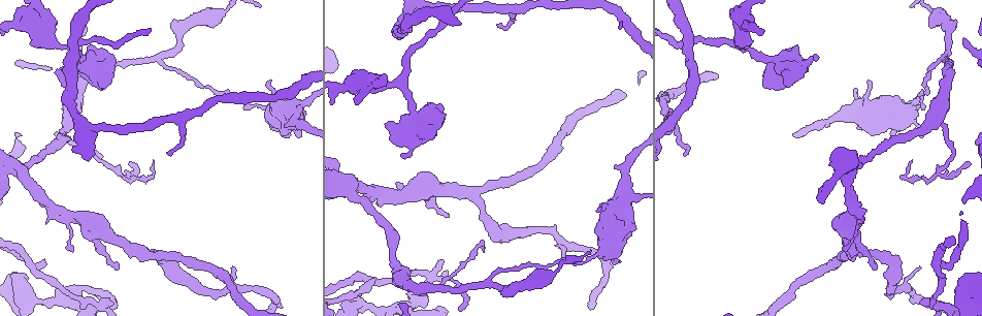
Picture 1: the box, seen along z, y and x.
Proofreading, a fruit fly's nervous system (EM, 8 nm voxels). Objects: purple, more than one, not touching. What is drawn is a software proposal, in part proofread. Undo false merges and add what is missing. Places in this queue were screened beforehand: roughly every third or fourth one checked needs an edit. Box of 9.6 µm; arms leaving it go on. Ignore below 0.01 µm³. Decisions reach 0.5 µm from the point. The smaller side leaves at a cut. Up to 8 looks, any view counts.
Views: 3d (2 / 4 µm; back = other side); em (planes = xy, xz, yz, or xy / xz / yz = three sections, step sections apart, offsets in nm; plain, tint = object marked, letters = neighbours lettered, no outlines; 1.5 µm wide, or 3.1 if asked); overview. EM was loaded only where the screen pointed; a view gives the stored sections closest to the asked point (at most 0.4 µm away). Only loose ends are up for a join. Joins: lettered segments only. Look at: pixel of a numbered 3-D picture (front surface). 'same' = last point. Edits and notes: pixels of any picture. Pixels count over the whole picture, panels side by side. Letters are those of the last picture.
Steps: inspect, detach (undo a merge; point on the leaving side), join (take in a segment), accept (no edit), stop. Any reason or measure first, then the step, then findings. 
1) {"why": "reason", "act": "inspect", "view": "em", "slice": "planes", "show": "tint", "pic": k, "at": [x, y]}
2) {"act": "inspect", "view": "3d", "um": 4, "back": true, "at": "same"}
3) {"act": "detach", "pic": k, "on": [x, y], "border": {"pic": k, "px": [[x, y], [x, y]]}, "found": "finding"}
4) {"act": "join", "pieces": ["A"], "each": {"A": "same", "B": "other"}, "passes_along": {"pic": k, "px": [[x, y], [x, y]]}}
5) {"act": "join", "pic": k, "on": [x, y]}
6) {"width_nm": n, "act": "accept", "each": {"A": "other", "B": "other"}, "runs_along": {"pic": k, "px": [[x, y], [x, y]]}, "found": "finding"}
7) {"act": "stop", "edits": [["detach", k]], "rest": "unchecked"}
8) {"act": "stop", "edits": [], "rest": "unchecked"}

{"why": "thin neck", "act": "inspect", "view": "em", "slice": "planes", "show": "tint", "pic": 1, "at": [940, 304]}

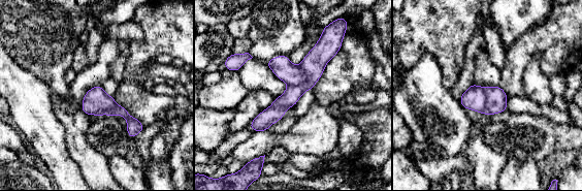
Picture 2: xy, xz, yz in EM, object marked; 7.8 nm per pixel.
{"why": "what lies round it", "act": "inspect", "view": "em", "slice": "planes", "show": "letters", "at": "same"}

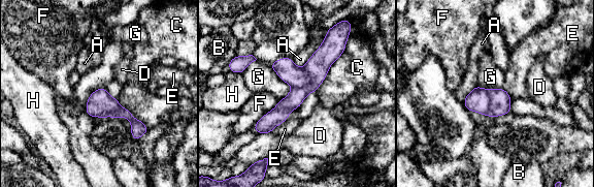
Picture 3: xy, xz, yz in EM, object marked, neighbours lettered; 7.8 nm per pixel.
{"width_nm": 200, "longest_contact_nm": ["C", 460], "act": "detach", "pic": 3, "on": [285, 67], "each": {"A": "other", "B": "other", "C": "other", "D": "other", "E": "other", "F": "other", "G": "other", "H": "other"}, "found": "two neurons meet here"}

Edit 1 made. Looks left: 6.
{"why": "branch stops here", "act": "inspect", "view": "3d", "um": 2, "pic": 1, "at": [601, 209]}

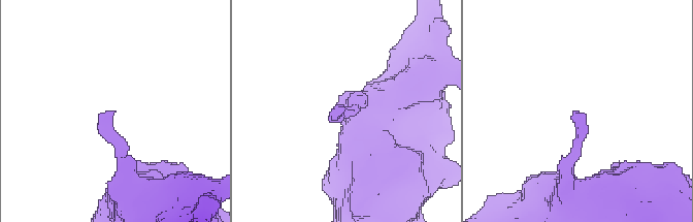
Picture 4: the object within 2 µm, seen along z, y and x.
{"act": "inspect", "view": "em", "slice": "planes", "show": "plain", "pic": 4, "at": [342, 106]}

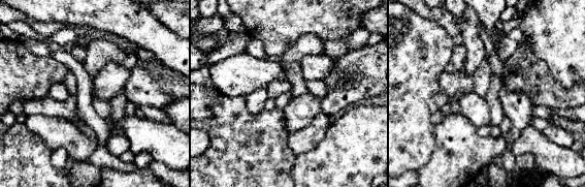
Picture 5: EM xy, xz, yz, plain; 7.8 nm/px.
{"why": "what lies round it", "act": "inspect", "view": "em", "slice": "planes", "show": "letters", "at": "same"}

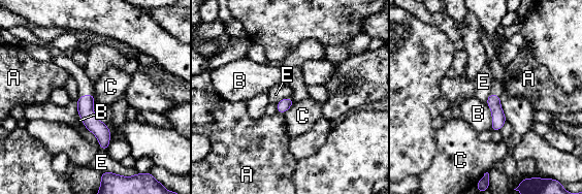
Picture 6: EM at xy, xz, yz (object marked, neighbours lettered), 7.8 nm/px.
{"act": "accept", "each": {"A": "other", "B": "other", "C": "other", "E": "other"}, "border": {"pic": 6, "px": [[84, 125], [105, 151]]}, "found": "no lettered segment goes on from it"}

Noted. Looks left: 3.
{"act": "inspect", "view": "em", "slice": "yz", "step": 4, "show": "tint", "pic": 1, "at": [742, 50]}

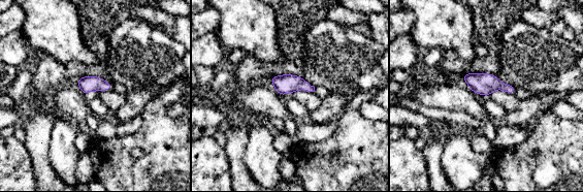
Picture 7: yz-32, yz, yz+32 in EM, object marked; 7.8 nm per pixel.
{"act": "inspect", "view": "em", "slice": "planes", "show": "letters", "at": "same"}

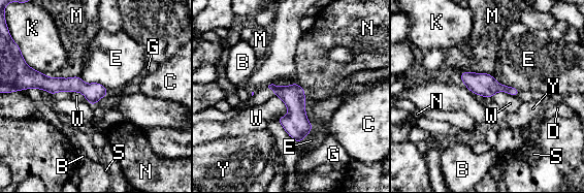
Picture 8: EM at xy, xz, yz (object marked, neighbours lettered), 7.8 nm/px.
{"width_nm": 150, "act": "accept", "each": {"B": "other", "C": "other", "D": "other", "E": "other", "G": "other", "K": "other", "M": "other", "N": "other", "S": "other", "W": "other", "Y": "other"}, "runs_along": {"pic": 8, "px": [[34, 77], [104, 92]]}, "found": "all the same neuron"}

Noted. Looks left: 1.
{"act": "stop", "edits": [["detach", 3]], "rest": "unchecked"}

